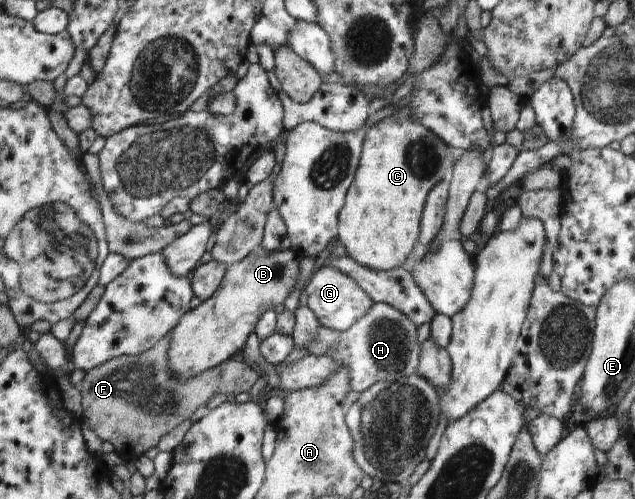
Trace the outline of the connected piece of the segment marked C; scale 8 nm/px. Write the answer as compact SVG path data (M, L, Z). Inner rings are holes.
M386 117L366 131L366 153L362 153L362 169L358 171L358 181L354 189L349 189L345 197L345 207L341 209L341 223L338 224L338 239L346 253L360 265L376 271L388 271L411 261L410 253L416 247L421 235L421 215L428 192L438 182L447 180L456 164L450 155L449 146L432 130L426 129L418 121Z

